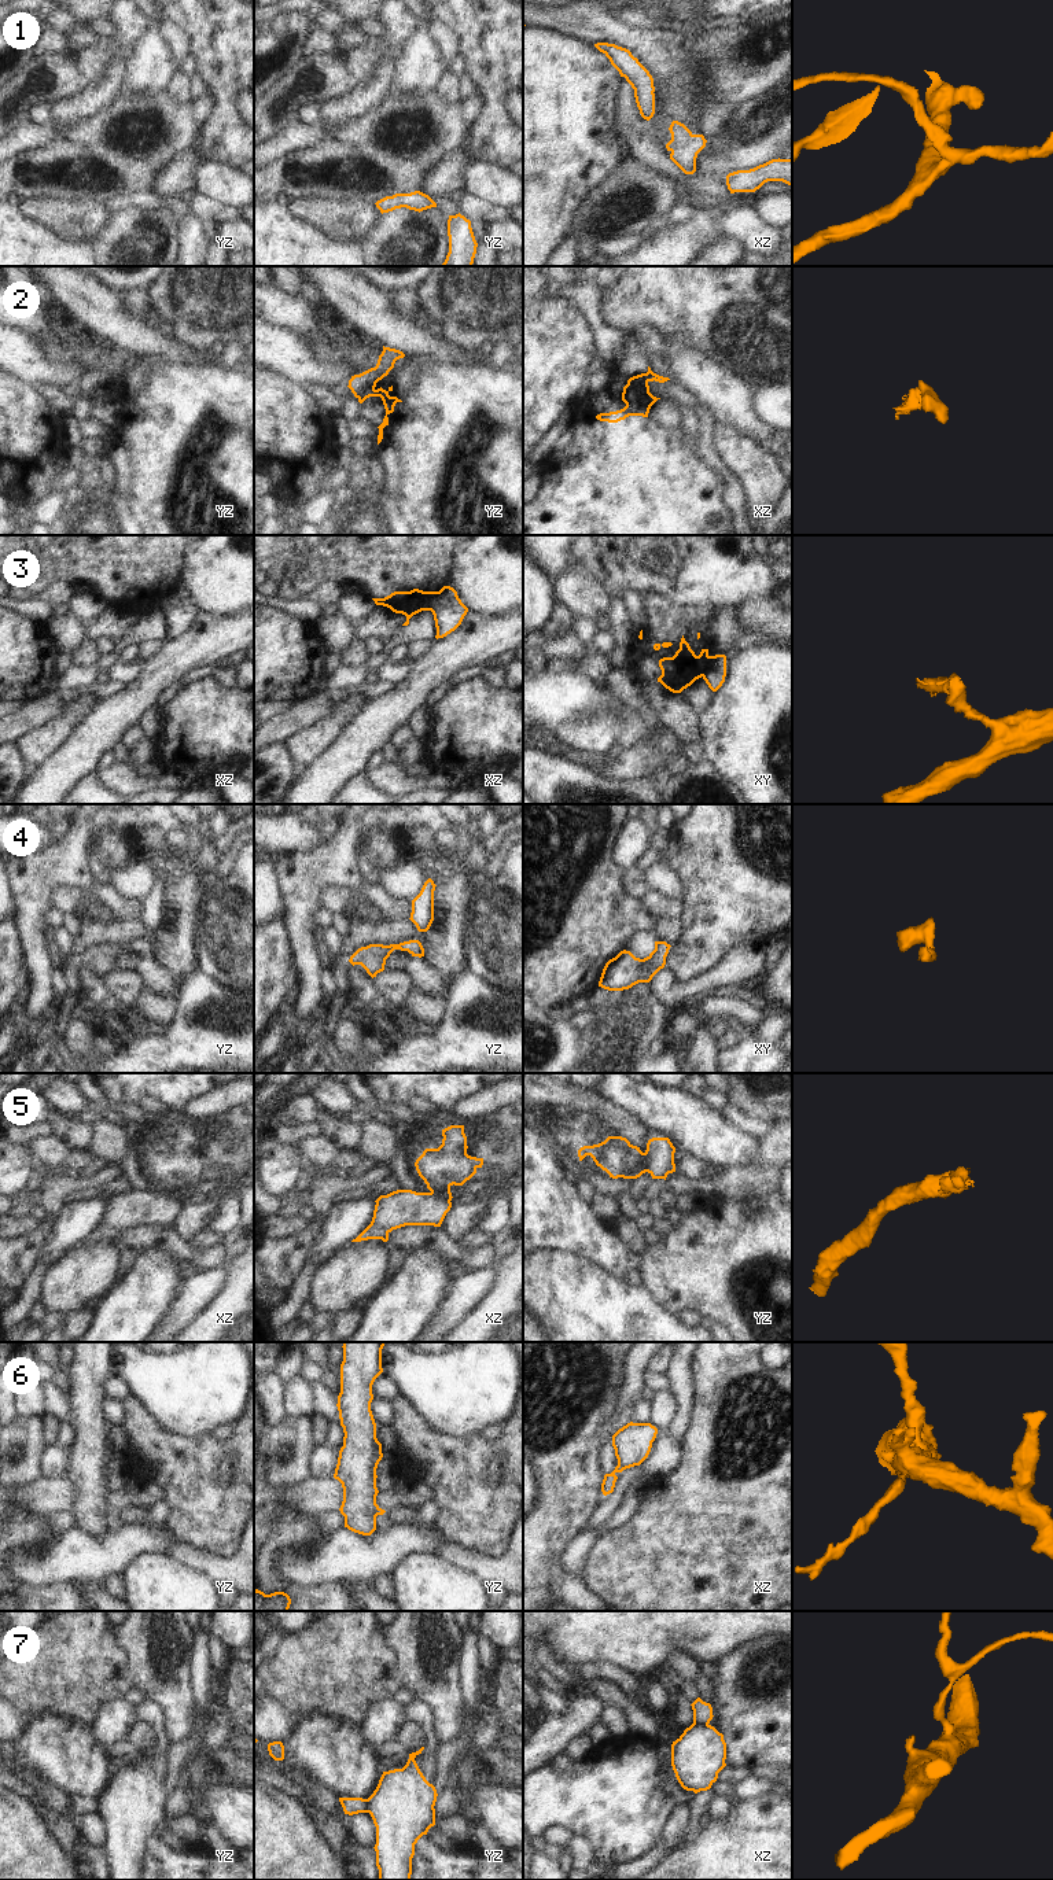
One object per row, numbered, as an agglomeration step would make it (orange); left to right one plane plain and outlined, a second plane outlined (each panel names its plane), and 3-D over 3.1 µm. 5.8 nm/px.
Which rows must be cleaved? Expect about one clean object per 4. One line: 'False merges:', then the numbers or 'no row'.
False merges: 2, 3, 5, 6, 7

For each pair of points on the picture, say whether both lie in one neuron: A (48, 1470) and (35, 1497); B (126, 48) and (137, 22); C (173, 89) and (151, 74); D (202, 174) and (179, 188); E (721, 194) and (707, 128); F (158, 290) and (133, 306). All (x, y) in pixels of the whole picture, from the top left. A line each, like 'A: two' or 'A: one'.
A: two
B: one
C: two
D: two
E: two
F: two

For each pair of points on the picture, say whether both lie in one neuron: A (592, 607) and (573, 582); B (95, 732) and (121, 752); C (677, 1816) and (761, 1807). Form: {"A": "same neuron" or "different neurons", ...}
{"A": "same neuron", "B": "different neurons", "C": "different neurons"}

